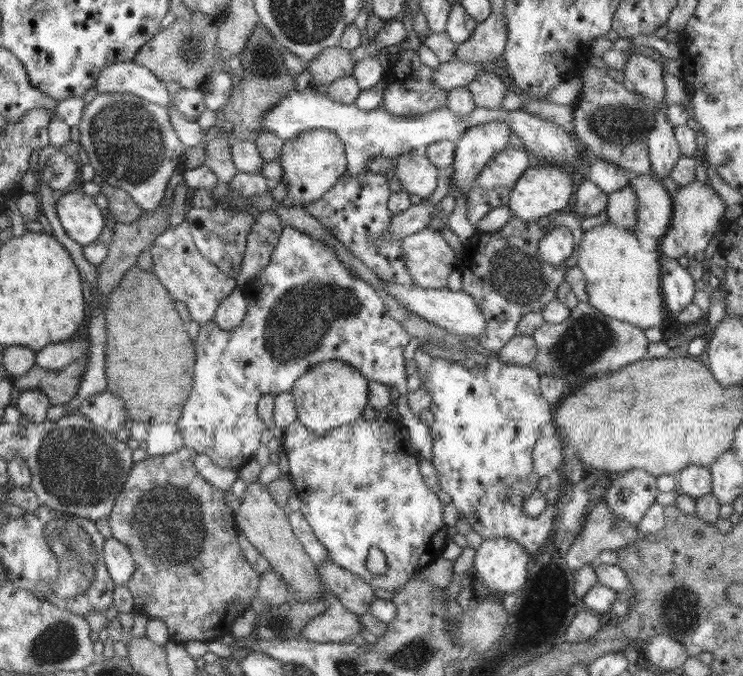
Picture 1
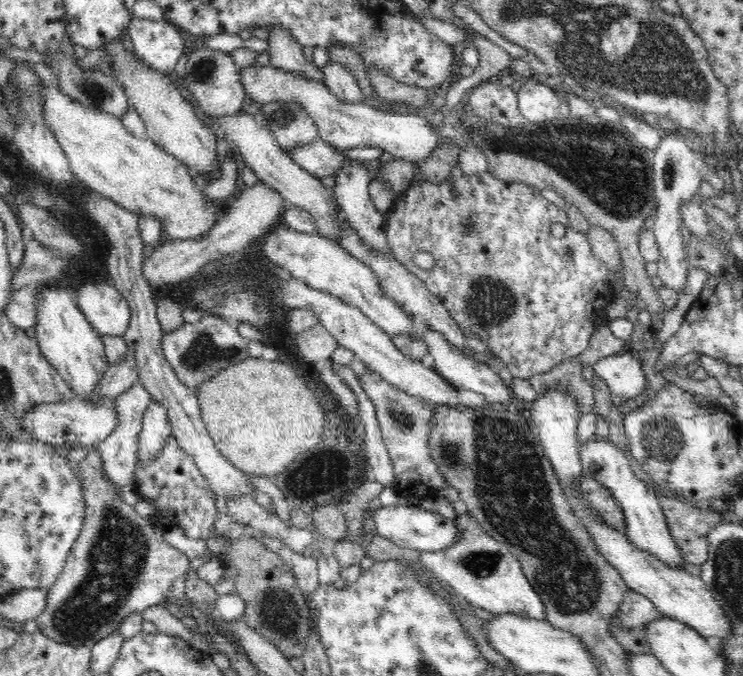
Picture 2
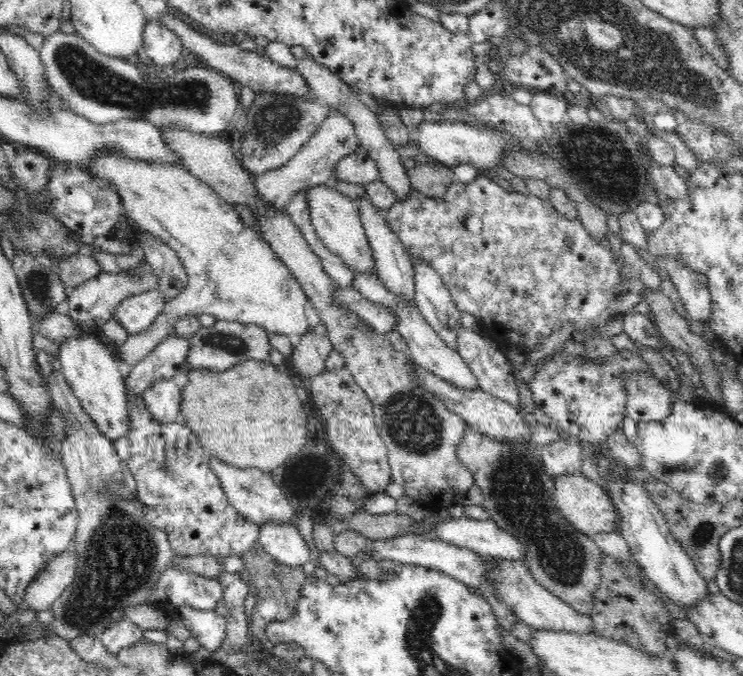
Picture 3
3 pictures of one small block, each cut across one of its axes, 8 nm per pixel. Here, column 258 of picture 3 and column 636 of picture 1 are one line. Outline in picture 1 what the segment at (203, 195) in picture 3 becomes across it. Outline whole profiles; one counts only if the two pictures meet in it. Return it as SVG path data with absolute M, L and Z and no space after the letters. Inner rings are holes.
M609 219L603 225L596 225L592 229L584 231L582 242L580 242L577 265L586 277L587 303L600 314L604 314L604 316L643 329L660 327L668 310L661 293L659 258L659 250L646 251L642 249L636 230L622 228L613 224L613 222L609 222Z

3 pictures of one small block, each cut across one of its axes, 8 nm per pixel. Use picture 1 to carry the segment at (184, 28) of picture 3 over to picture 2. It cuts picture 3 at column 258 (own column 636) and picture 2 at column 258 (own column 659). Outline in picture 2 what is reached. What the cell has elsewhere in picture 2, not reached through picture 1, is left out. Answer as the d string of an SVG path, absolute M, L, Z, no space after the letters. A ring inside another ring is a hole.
M256 62L252 66L240 69L239 75L246 90L246 98L251 105L254 103L255 106L259 106L281 101L300 105L317 124L318 138L340 151L364 146L380 147L398 159L418 163L428 158L440 144L444 144L441 135L428 126L428 120L415 110L409 114L397 114L384 111L367 102L344 103L338 101L324 83L272 67L270 63L262 66Z

